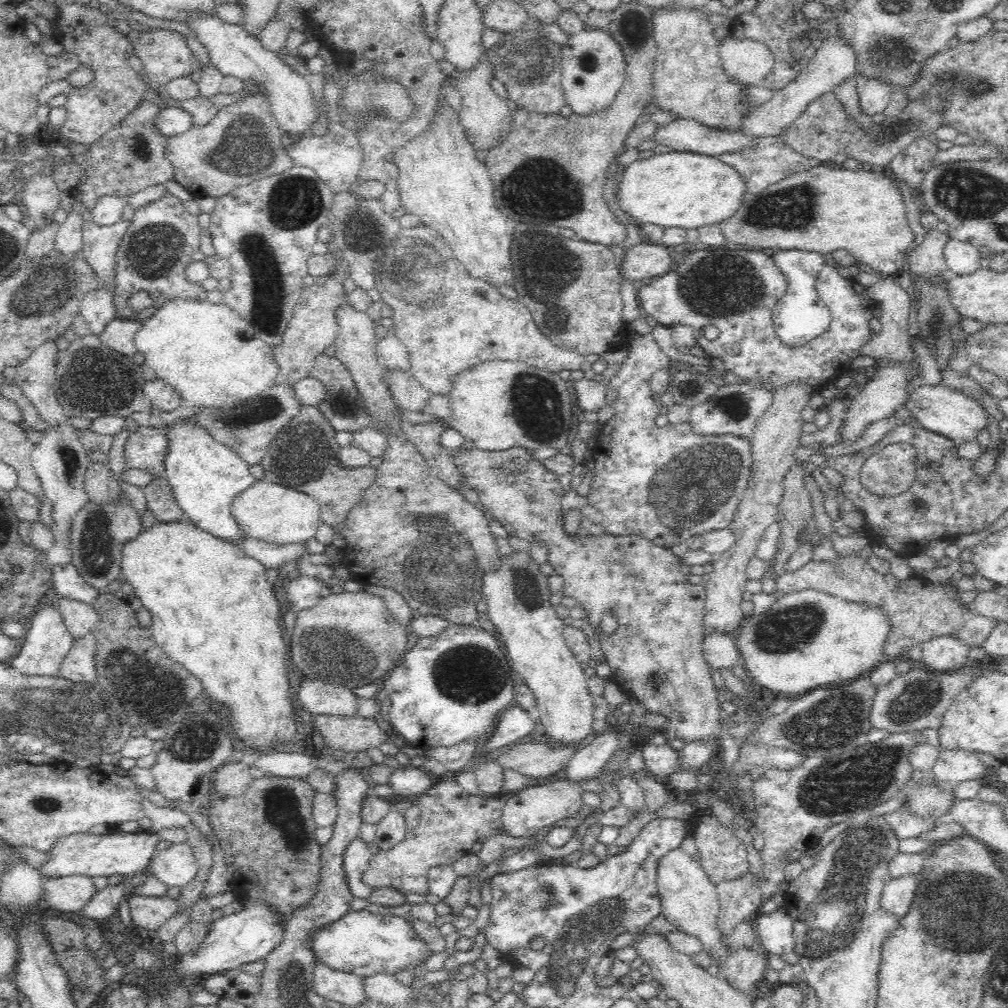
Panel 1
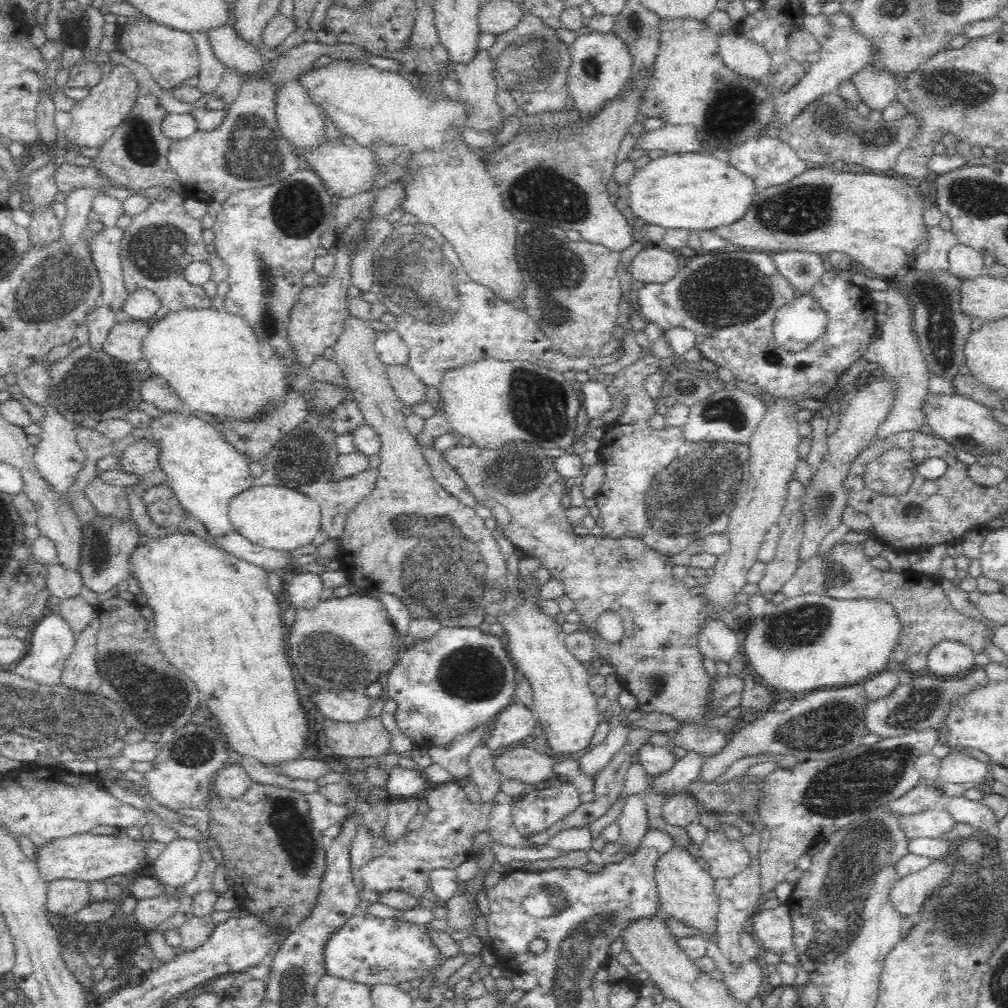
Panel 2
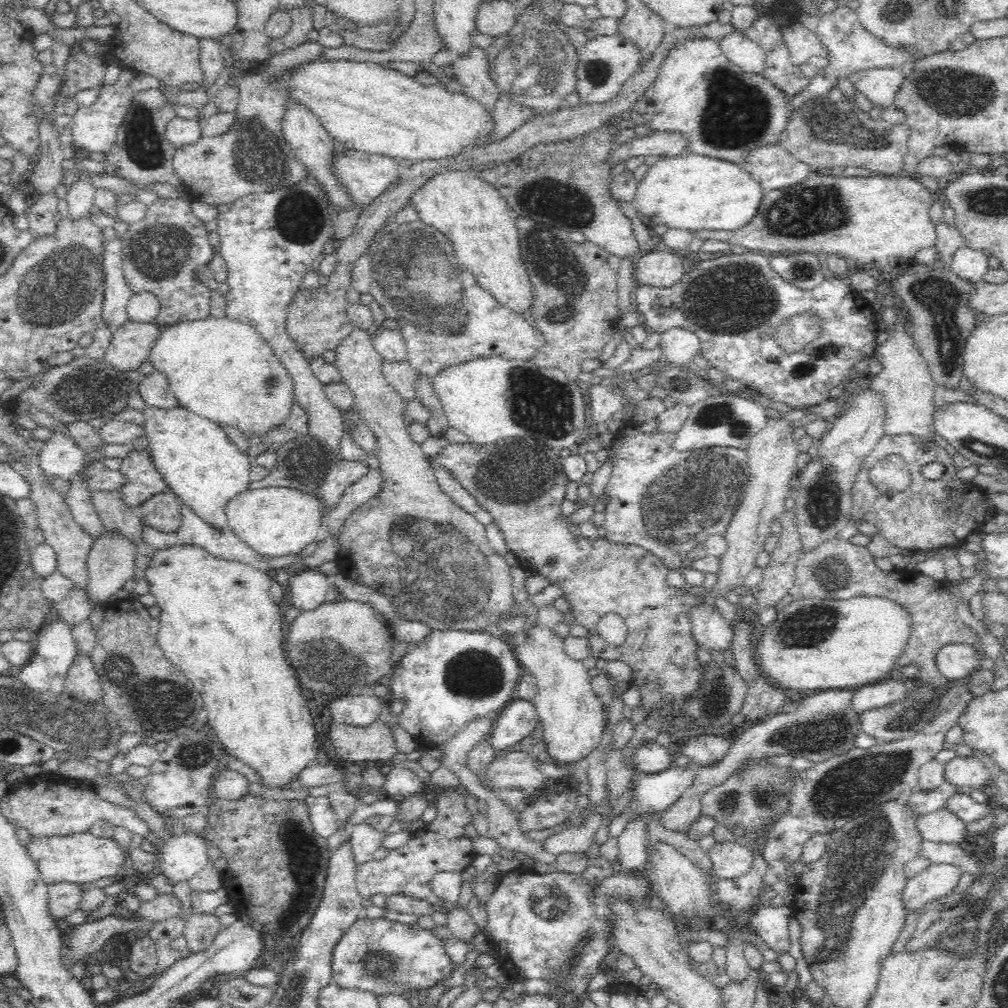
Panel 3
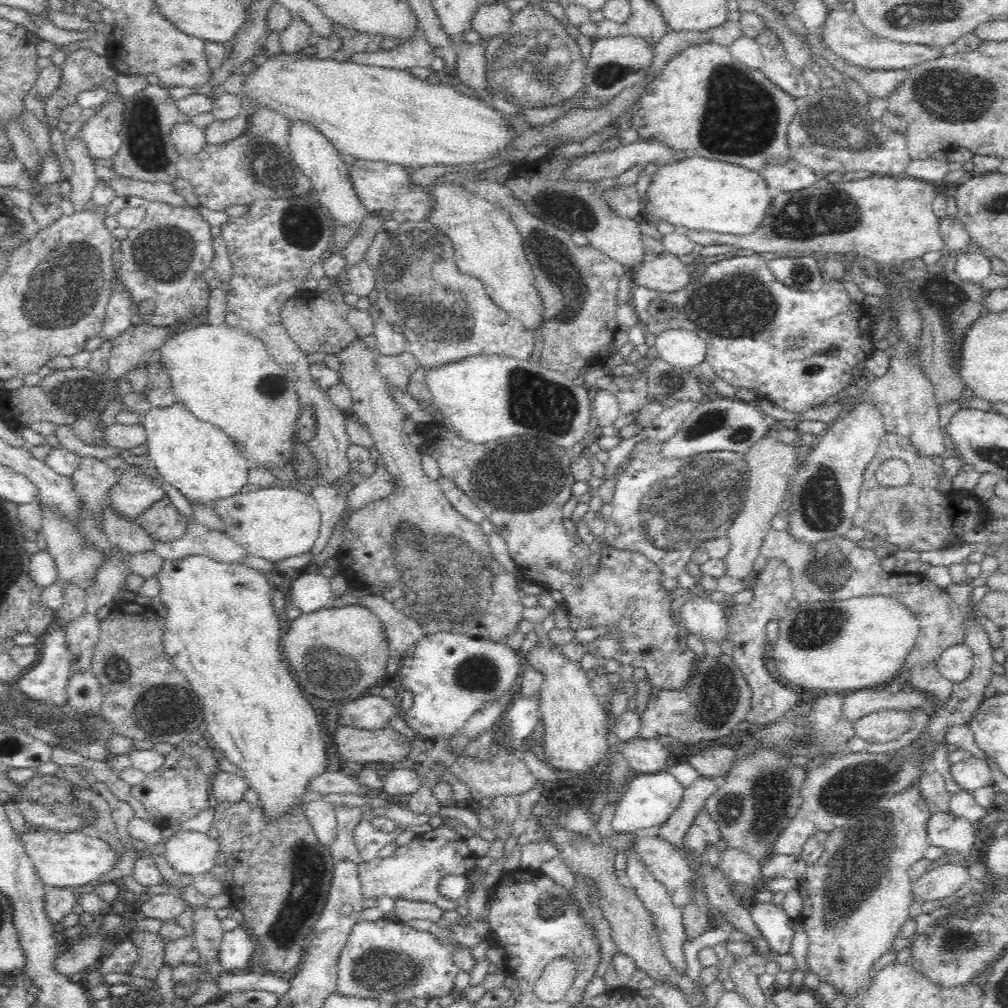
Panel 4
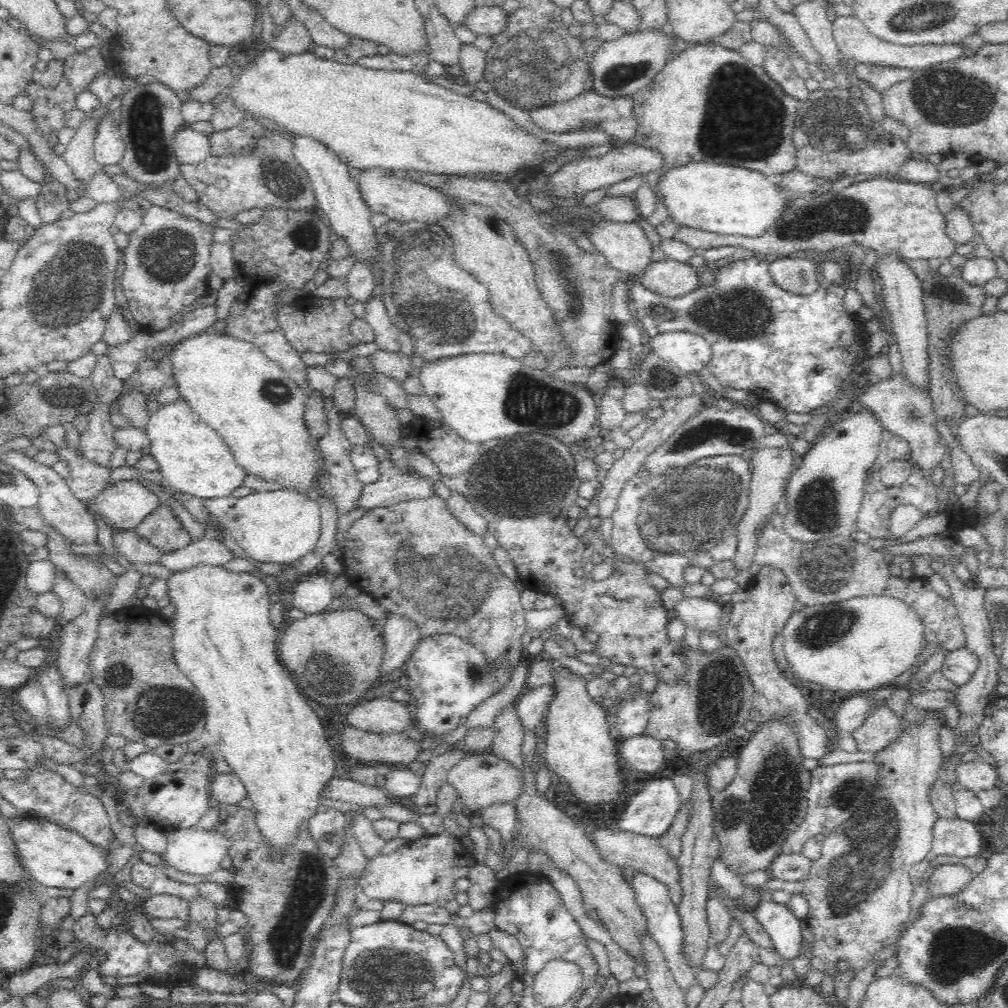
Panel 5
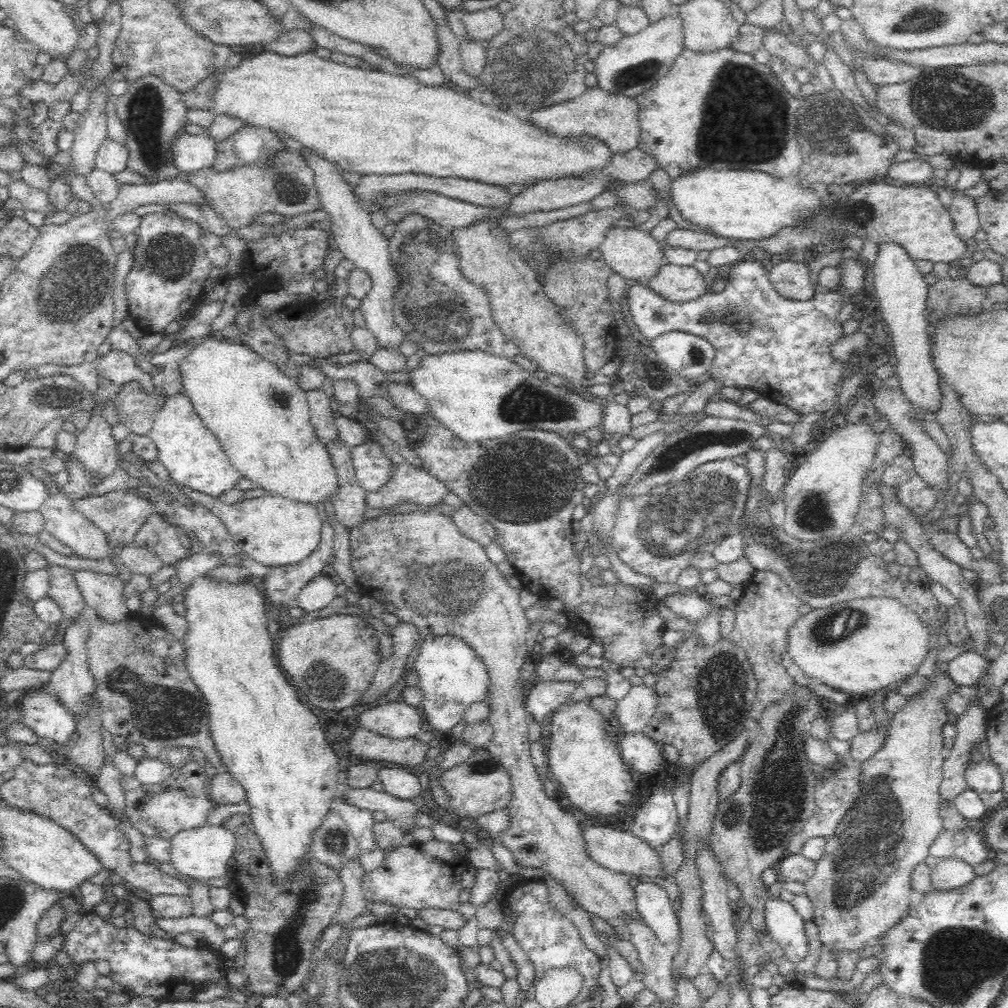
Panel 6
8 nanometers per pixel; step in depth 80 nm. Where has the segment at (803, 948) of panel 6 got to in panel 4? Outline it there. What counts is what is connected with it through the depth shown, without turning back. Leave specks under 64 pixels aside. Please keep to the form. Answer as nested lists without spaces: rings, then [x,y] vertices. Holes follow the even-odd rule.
[[[772,901],[758,902],[749,910],[749,913],[770,951],[778,956],[791,954],[794,922],[786,914],[782,904],[777,905]]]

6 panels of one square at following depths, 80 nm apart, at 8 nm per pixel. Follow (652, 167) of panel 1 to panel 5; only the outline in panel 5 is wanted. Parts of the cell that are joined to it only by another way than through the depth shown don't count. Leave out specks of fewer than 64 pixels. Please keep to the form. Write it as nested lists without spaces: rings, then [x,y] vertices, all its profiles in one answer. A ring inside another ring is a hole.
[[[703,160],[688,161],[662,171],[656,194],[666,206],[670,220],[679,227],[750,237],[758,236],[758,232],[774,224],[785,205],[782,200],[786,200],[762,172]]]

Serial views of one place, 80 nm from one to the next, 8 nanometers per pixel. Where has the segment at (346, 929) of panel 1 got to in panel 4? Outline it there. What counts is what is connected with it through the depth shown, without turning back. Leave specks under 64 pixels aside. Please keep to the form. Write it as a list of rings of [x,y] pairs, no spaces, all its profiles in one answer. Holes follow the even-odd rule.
[[[378,919],[374,922],[358,920],[338,958],[336,990],[345,996],[374,998],[385,1006],[402,1001],[412,1003],[414,998],[444,997],[452,995],[455,979],[460,970],[453,962],[453,946],[450,940],[442,939],[430,931],[420,931],[396,919]]]

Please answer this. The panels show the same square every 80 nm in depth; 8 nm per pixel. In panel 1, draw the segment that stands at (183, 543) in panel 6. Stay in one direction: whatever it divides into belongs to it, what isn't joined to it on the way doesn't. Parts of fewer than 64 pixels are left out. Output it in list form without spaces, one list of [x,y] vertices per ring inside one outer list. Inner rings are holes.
[[[164,475],[155,478],[143,489],[147,509],[161,522],[172,522],[186,518],[176,503],[172,488]]]

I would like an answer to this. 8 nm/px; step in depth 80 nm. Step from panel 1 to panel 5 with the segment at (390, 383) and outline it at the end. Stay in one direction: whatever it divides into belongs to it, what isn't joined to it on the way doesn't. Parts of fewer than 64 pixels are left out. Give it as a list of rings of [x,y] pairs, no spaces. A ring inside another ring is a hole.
[[[378,349],[369,357],[377,374],[389,376],[396,382],[402,383],[406,377],[413,374],[412,355],[410,354],[404,354],[401,351],[386,352]]]

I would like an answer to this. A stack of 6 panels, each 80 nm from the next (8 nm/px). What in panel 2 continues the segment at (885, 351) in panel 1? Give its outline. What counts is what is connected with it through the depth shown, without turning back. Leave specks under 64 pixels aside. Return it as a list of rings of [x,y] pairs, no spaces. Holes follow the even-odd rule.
[[[888,285],[888,290],[874,290],[869,293],[870,298],[875,302],[884,302],[886,304],[886,320],[882,324],[882,328],[878,330],[881,333],[880,338],[872,339],[864,352],[864,360],[868,362],[876,362],[880,366],[880,373],[892,376],[897,381],[897,398],[894,400],[894,406],[890,408],[889,415],[884,422],[876,429],[873,440],[882,440],[888,438],[895,432],[914,429],[920,431],[925,420],[921,411],[926,393],[929,391],[928,377],[929,368],[922,354],[921,348],[915,339],[912,325],[912,305],[908,301],[908,297],[900,291],[900,288],[892,288]]]

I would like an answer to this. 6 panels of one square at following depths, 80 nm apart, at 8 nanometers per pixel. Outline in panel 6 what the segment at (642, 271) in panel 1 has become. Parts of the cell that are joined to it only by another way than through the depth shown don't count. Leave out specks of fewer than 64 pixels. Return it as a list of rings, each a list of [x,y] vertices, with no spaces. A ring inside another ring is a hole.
[[[664,262],[662,268],[646,281],[648,288],[669,301],[689,301],[706,292],[702,274],[693,266],[682,267]]]

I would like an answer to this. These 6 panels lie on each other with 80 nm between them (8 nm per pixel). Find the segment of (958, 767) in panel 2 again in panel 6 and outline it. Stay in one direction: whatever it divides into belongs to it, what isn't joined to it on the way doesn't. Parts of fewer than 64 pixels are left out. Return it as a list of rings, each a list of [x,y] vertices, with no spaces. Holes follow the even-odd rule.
[[[990,760],[971,762],[964,773],[967,788],[980,794],[1003,790],[1002,777],[998,767]]]

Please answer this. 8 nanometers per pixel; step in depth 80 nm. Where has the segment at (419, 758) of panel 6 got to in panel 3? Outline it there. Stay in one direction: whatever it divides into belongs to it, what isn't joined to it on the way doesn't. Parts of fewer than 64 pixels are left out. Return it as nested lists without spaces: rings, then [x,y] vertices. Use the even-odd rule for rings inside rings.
[[[380,719],[369,725],[331,723],[328,738],[336,756],[349,762],[388,761],[398,753],[392,731]]]

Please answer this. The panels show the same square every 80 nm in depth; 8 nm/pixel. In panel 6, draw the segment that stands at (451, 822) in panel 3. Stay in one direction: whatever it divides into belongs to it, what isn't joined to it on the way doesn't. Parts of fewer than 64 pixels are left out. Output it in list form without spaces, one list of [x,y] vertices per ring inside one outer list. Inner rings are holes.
[[[439,839],[398,846],[390,850],[378,868],[366,872],[361,886],[365,899],[387,903],[398,908],[438,908],[457,911],[460,908],[459,893],[463,874],[472,869],[467,855],[458,856],[451,843]]]

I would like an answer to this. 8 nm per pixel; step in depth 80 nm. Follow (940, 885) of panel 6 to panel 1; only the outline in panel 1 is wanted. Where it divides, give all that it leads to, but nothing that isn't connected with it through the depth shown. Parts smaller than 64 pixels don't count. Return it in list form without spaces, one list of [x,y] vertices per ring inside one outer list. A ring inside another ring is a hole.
[[[917,874],[890,879],[878,899],[880,910],[900,918],[910,908],[917,889]]]

